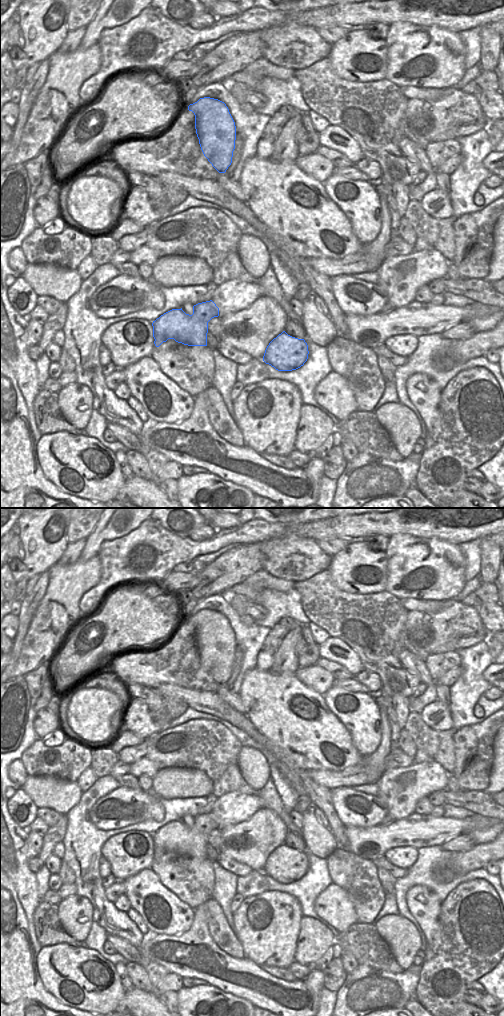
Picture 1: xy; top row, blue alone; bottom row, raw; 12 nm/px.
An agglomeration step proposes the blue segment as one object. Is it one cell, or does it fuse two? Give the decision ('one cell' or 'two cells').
one cell

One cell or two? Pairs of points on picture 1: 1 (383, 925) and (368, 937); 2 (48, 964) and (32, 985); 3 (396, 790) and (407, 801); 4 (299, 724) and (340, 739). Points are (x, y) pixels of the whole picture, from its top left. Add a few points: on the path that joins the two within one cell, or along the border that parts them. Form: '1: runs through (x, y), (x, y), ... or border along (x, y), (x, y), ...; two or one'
1: border along (373, 924), (390, 950); two
2: border along (35, 956), (36, 971), (42, 985), (53, 995); two
3: runs through (399, 793), (404, 798); one
4: runs through (309, 732), (316, 739), (330, 739); one

